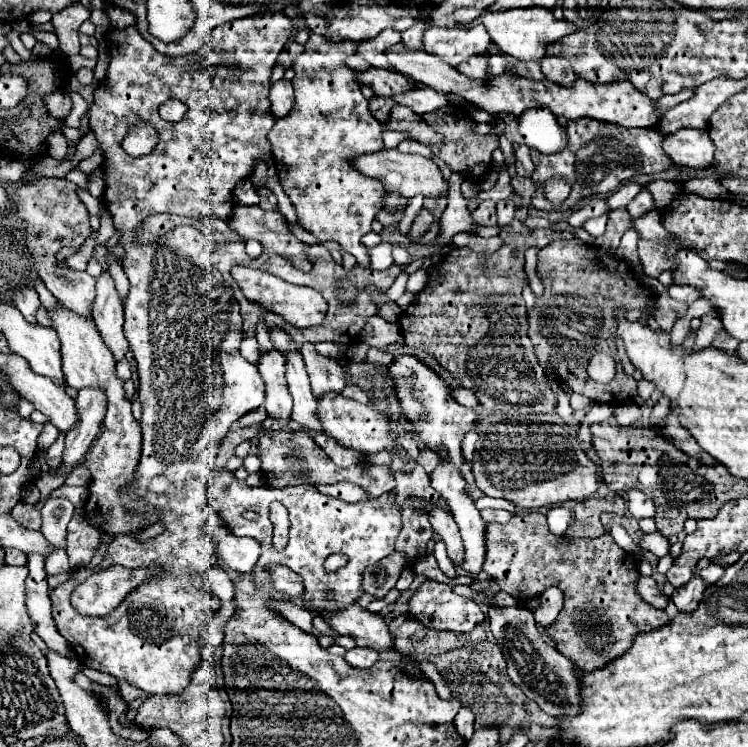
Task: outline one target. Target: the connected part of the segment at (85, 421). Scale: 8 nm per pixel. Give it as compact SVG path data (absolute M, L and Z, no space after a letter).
M100 388L78 390L76 410L78 410L78 422L66 434L66 448L62 460L66 468L80 464L78 460L86 456L90 444L96 440L106 414L106 392Z

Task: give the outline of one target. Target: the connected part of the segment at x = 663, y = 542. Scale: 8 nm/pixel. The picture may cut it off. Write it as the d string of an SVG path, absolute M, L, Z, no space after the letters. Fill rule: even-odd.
M658 530L650 532L650 534L644 534L640 540L638 540L638 546L652 552L656 558L662 558L664 554L668 554L670 550L670 542L668 538L664 538Z

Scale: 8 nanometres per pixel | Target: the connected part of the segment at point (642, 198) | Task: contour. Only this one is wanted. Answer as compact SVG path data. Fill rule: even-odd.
M642 190L642 192L626 206L626 210L630 212L632 218L638 218L638 216L646 214L646 210L650 210L650 208L654 208L654 200L652 200L652 194L650 194L648 190Z

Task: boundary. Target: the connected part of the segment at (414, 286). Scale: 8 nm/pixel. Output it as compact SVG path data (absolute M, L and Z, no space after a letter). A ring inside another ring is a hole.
M418 270L418 272L410 274L410 278L406 282L406 292L420 292L420 290L424 290L426 282L428 282L426 270Z

